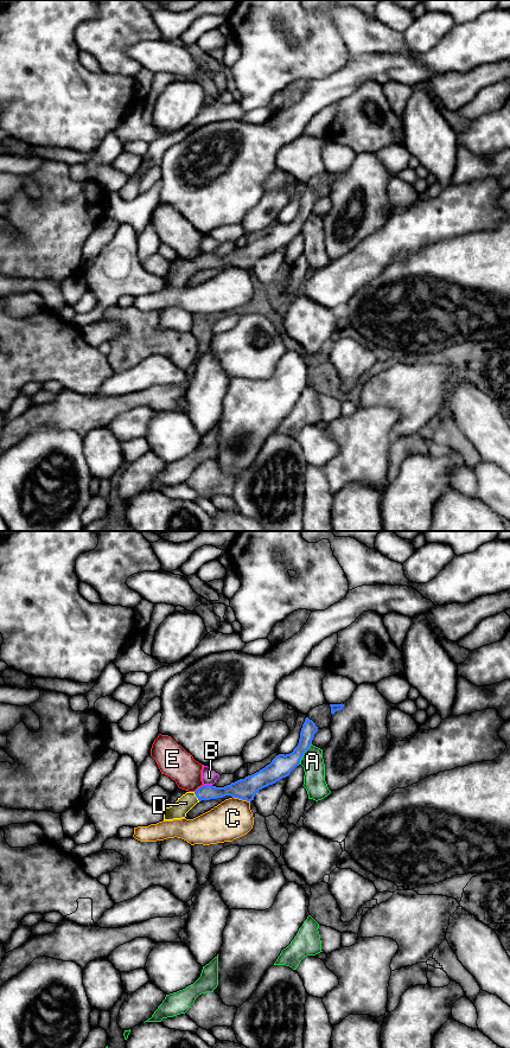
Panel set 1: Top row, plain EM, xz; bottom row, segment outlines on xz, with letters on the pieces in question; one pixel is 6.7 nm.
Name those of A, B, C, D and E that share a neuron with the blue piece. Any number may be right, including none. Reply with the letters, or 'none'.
D

